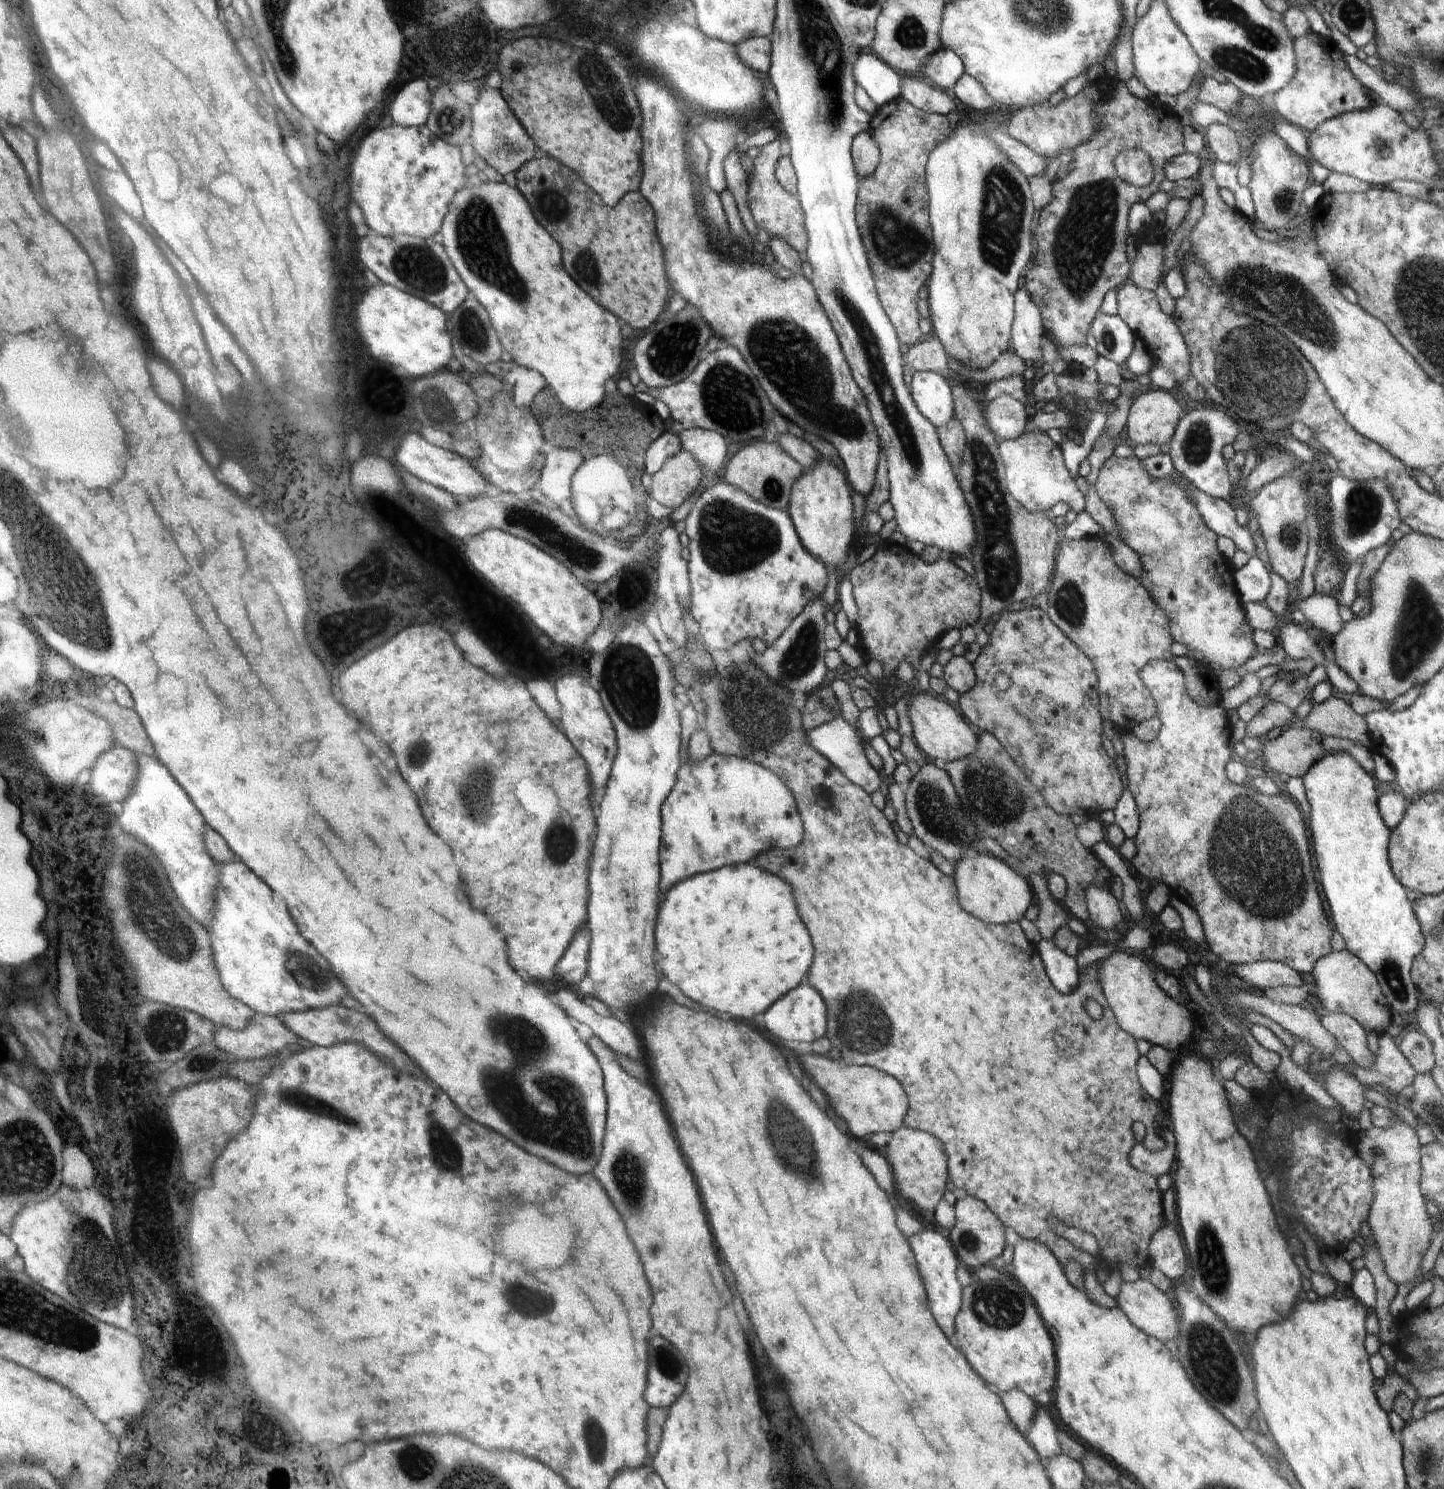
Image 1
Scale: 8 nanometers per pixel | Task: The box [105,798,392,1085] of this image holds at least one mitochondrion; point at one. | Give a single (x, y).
(151, 905)

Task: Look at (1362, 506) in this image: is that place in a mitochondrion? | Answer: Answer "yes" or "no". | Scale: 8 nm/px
yes

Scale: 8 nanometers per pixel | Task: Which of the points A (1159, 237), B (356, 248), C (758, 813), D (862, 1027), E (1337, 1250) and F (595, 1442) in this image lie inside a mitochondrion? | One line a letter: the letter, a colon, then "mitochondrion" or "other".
A: other
B: other
C: other
D: mitochondrion
E: other
F: mitochondrion

